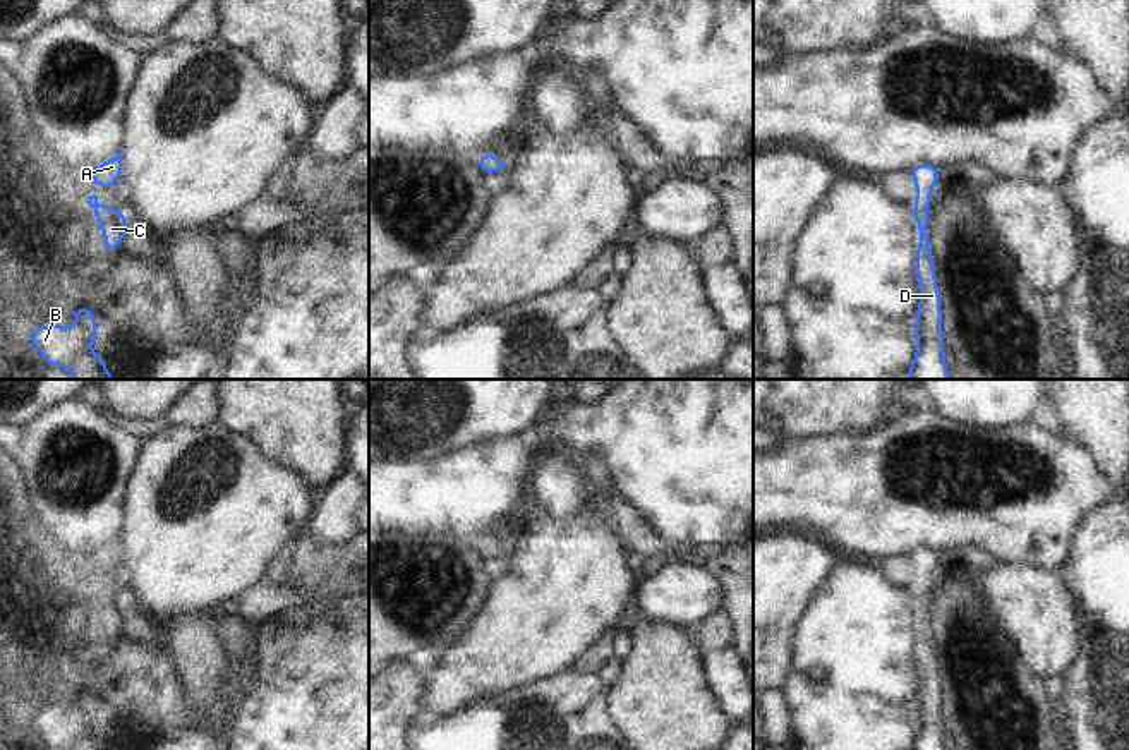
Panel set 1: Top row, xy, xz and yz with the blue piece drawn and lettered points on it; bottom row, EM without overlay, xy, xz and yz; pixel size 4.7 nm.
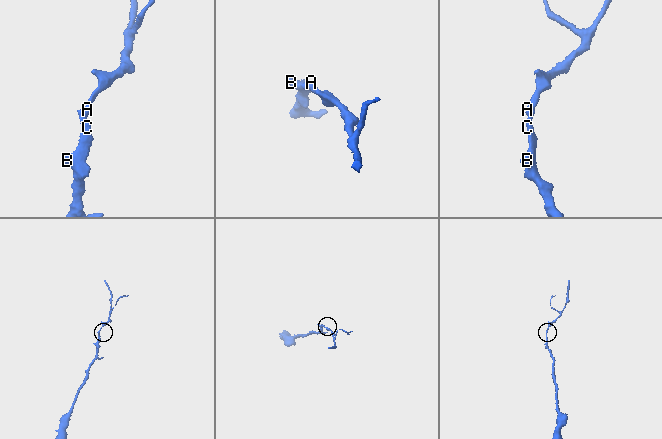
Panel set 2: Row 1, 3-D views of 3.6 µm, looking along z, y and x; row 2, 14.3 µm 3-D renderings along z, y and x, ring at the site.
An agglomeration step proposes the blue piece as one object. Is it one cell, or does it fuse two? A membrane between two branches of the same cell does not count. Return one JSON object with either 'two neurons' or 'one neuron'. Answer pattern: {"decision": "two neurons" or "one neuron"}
{"decision": "one neuron"}

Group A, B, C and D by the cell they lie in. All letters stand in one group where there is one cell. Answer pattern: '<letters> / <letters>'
A B C D

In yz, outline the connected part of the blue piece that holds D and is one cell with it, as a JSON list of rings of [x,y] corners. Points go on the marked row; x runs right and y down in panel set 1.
[[[918,163],[909,170],[915,184],[913,218],[920,230],[916,245],[916,280],[920,283],[920,304],[916,309],[916,355],[911,360],[906,379],[951,379],[944,359],[942,311],[937,276],[933,269],[932,244],[925,235],[928,227],[928,204],[933,194],[933,184],[940,180],[940,172],[932,163]]]

